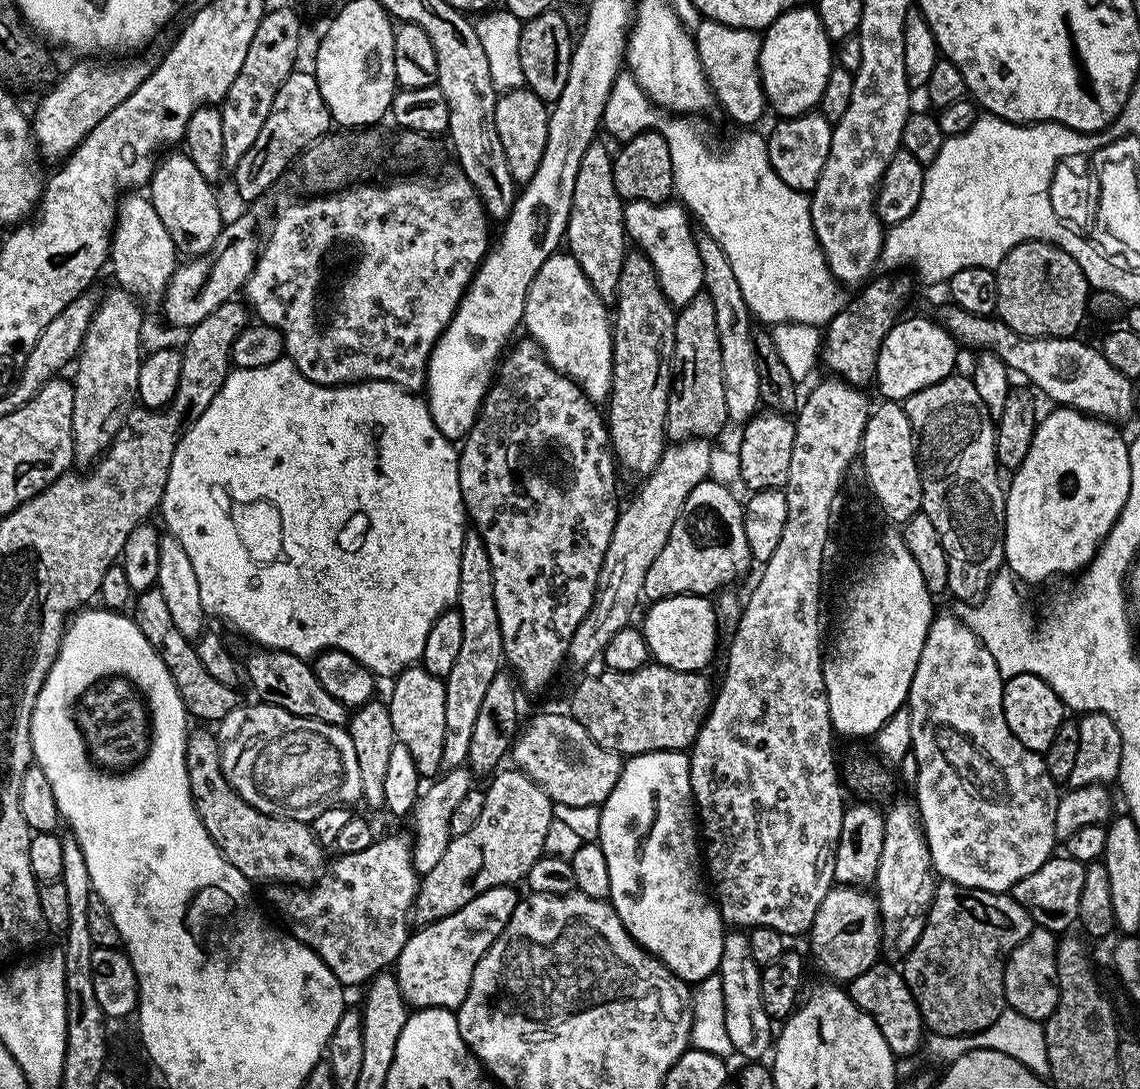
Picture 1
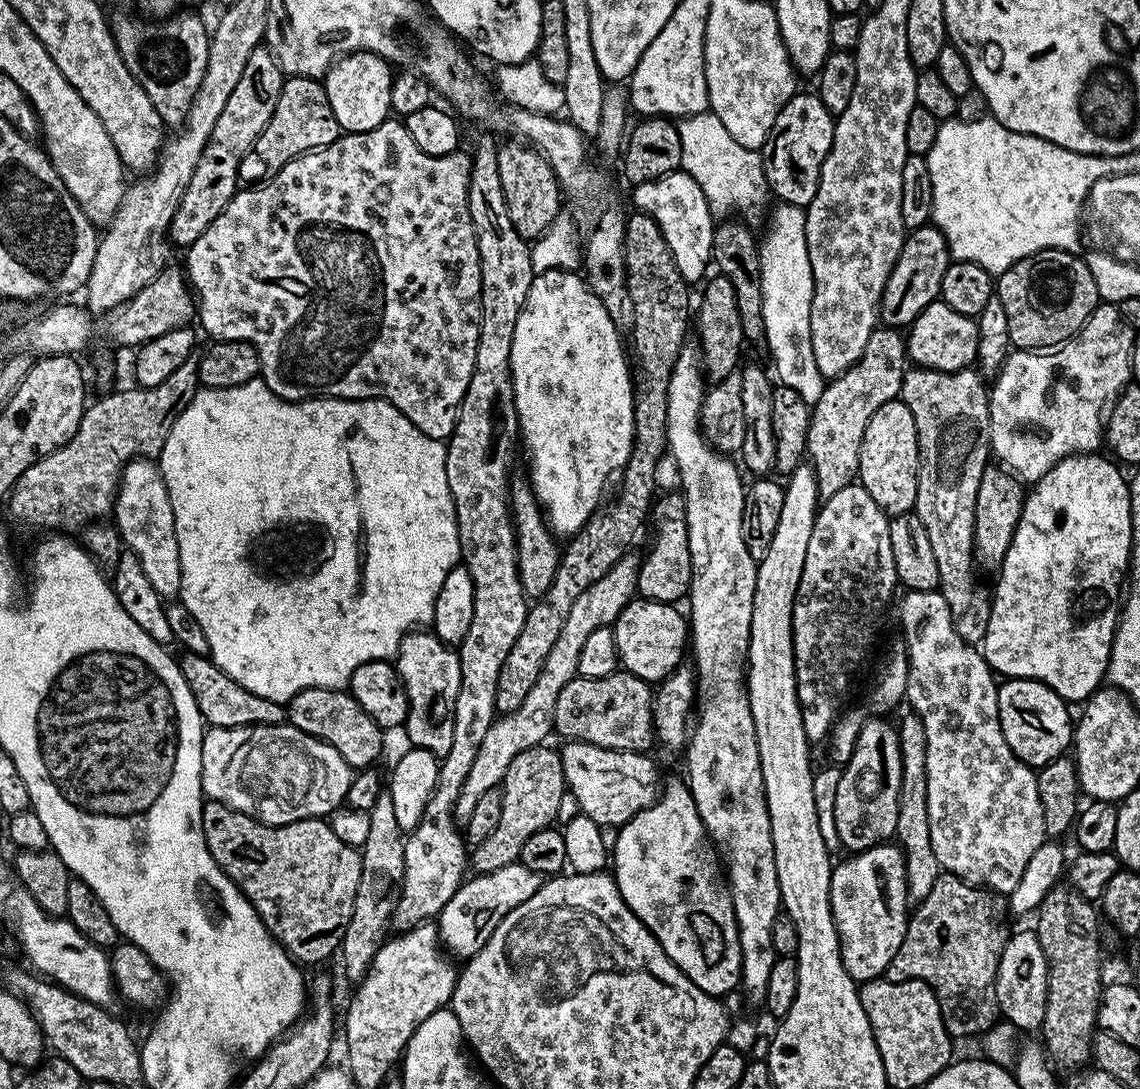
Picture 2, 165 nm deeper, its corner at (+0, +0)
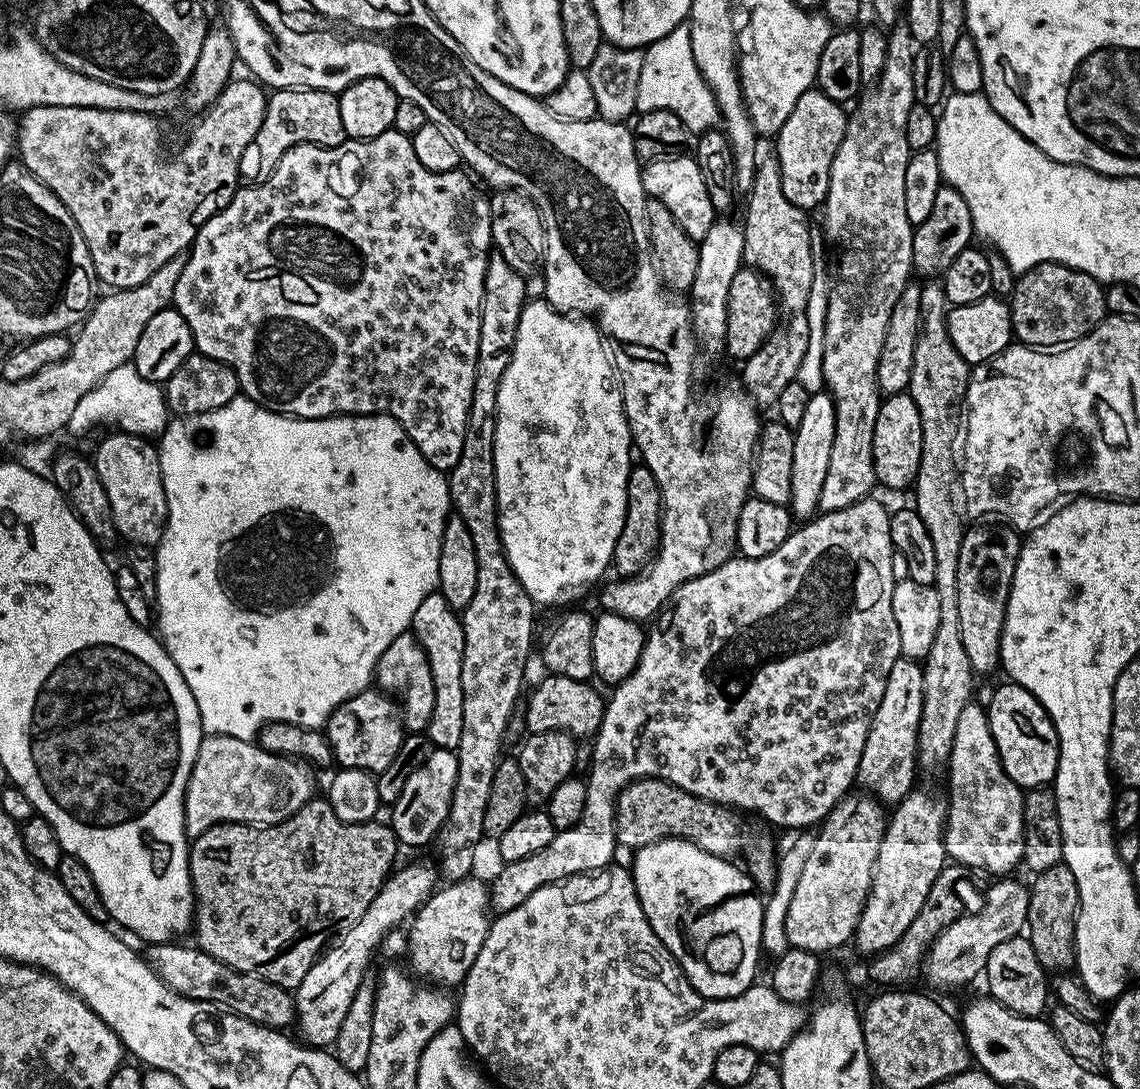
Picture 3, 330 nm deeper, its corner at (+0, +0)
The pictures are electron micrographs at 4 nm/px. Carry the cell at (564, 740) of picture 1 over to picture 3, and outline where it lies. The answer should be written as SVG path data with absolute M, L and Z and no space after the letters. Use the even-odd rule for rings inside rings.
M641 778L627 784L616 798L616 843L632 849L644 848L659 840L689 840L715 856L735 857L740 848L737 813L723 804L713 804L665 780Z

